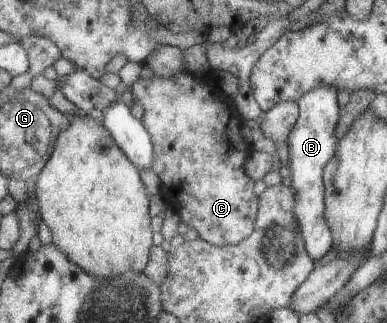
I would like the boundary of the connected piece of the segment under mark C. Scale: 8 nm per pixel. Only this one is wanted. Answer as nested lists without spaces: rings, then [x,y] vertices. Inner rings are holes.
[[[182,71],[173,75],[171,78],[161,78],[158,76],[152,76],[151,78],[138,78],[132,85],[132,93],[134,101],[137,101],[142,107],[144,107],[144,114],[141,122],[148,130],[150,137],[153,141],[153,154],[154,159],[151,165],[151,170],[158,175],[161,181],[161,196],[168,203],[168,206],[173,210],[176,210],[179,214],[179,221],[187,225],[189,229],[195,229],[198,232],[200,238],[205,239],[208,243],[215,246],[236,245],[244,241],[253,233],[256,227],[258,211],[258,198],[254,193],[254,180],[244,173],[244,161],[246,157],[250,155],[250,143],[242,136],[240,132],[244,126],[244,120],[237,113],[235,104],[230,101],[220,88],[218,77],[213,72],[210,73],[208,80],[202,81],[195,77],[192,73]],[[176,103],[188,103],[188,125],[184,123],[184,113],[182,109],[178,109]],[[180,177],[186,177],[186,181],[180,185]]]

